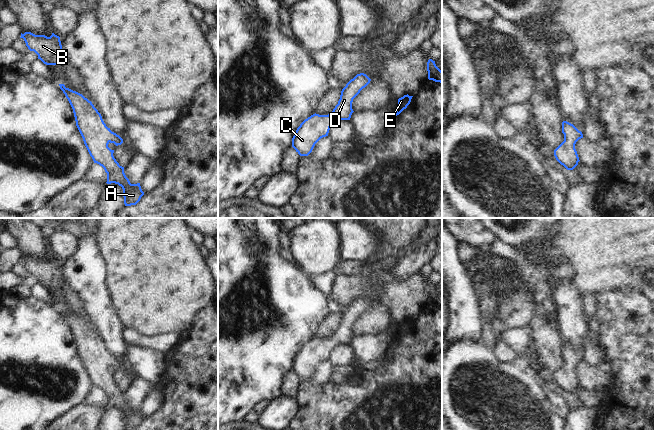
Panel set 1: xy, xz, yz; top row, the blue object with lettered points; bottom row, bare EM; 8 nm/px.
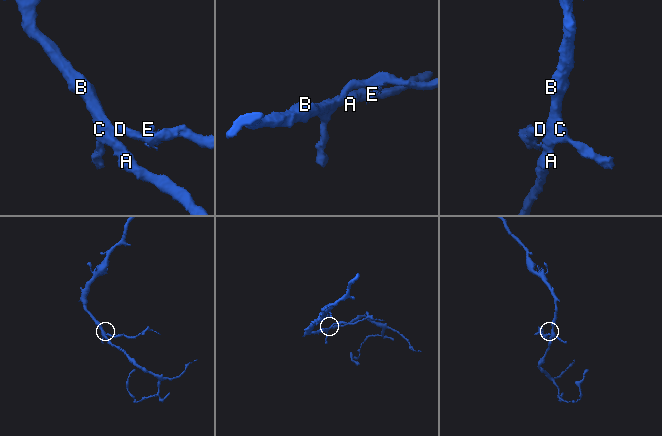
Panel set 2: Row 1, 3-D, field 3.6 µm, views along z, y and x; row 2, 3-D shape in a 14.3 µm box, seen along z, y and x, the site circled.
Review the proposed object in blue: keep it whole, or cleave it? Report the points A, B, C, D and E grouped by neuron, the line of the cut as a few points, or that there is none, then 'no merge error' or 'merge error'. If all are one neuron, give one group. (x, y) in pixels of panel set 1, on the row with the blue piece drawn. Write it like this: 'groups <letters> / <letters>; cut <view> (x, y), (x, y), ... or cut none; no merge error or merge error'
groups A B C D E; cut none; no merge error

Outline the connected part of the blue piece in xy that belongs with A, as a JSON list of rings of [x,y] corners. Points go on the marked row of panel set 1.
[[[64,84],[59,86],[73,109],[76,126],[90,156],[94,163],[102,166],[107,173],[106,183],[115,183],[122,187],[125,206],[136,205],[144,195],[140,183],[130,183],[124,173],[124,167],[120,166],[113,156],[114,150],[108,147],[109,143],[121,145],[123,139],[106,126],[91,101],[82,94],[66,88]]]

